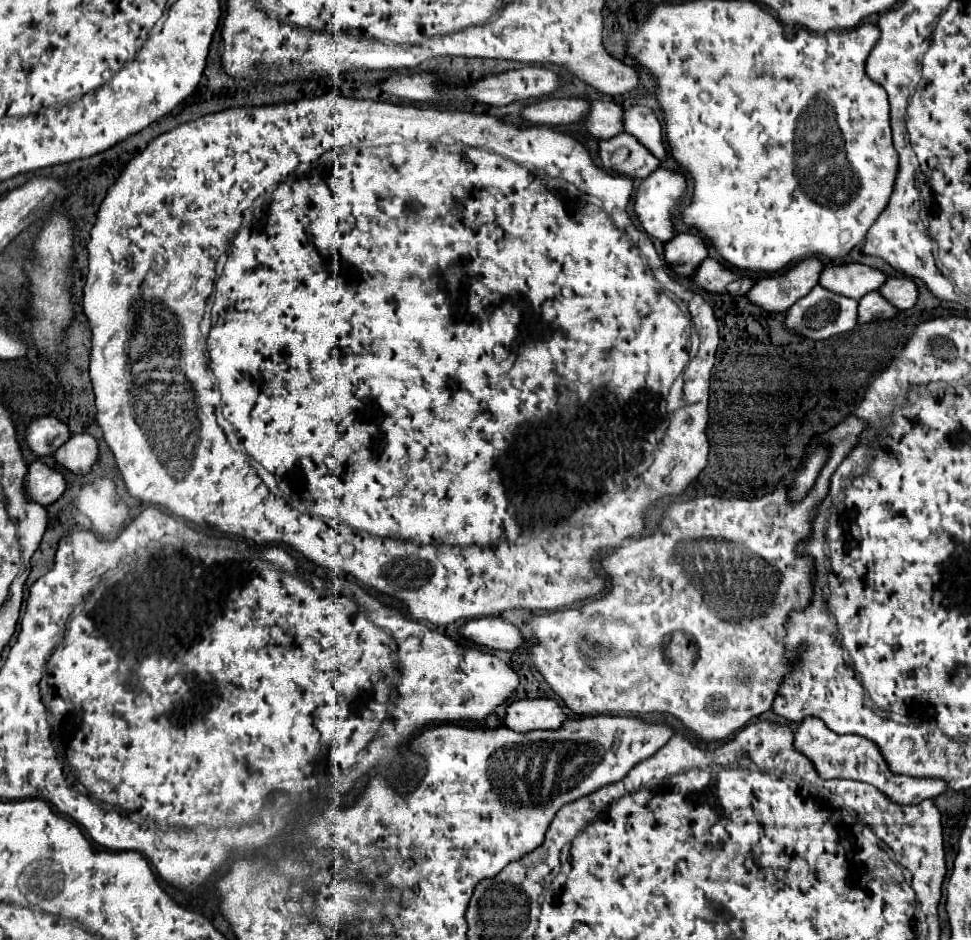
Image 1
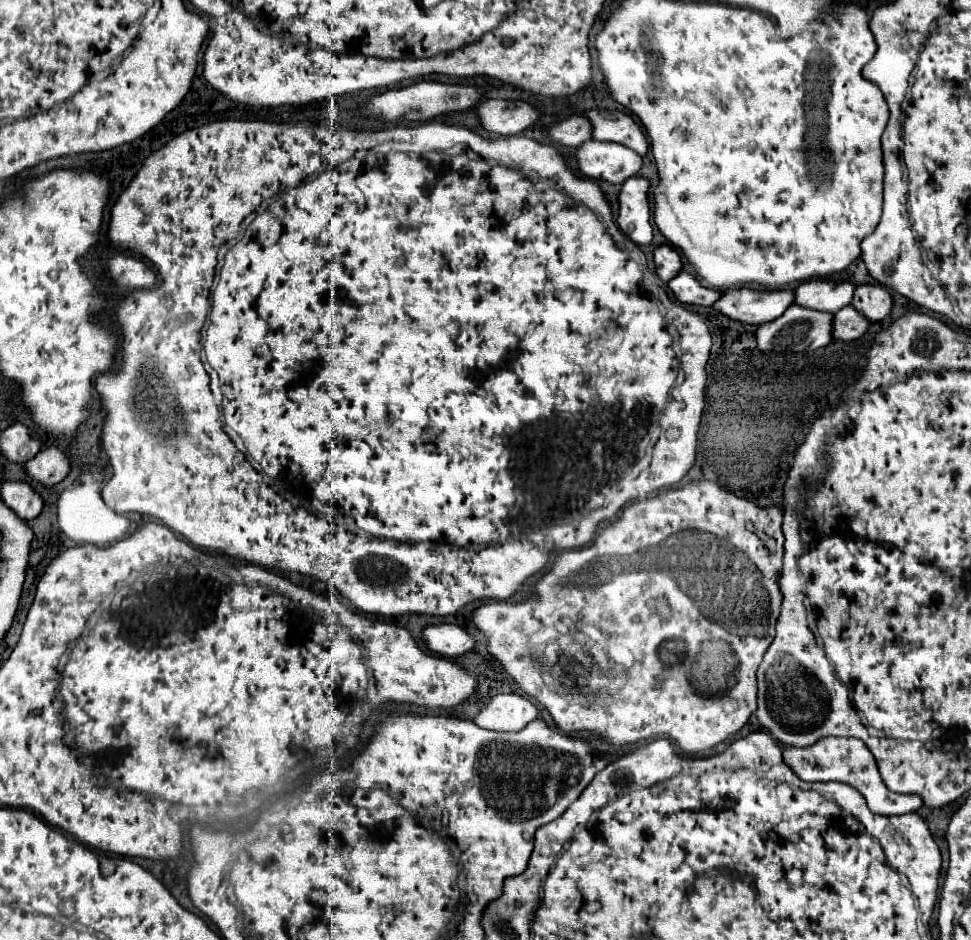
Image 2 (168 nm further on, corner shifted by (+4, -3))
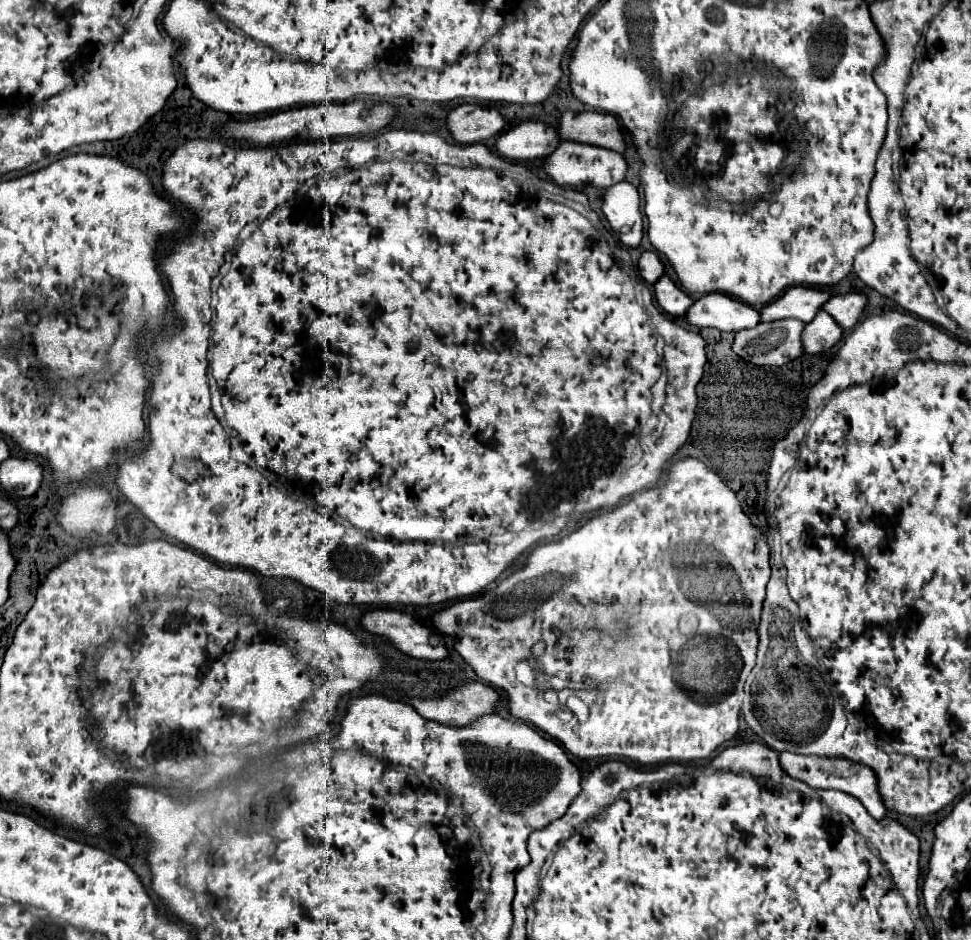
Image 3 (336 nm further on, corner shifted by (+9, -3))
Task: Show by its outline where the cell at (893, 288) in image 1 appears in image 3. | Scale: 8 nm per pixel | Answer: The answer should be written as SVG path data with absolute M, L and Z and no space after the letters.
M851 291L845 295L833 295L823 309L843 327L843 329L853 329L857 321L861 319L863 311L867 307L867 297L863 293Z

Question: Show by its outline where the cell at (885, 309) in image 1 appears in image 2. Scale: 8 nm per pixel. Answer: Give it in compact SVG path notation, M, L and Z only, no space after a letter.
M844 307L838 313L834 313L834 325L832 325L832 337L838 341L854 341L866 333L870 327L870 321L860 315L854 307Z

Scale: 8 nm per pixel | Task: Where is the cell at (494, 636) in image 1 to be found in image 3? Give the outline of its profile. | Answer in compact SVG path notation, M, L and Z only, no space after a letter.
M397 609L367 611L361 617L361 625L375 635L387 637L397 649L411 657L437 661L449 655L445 641L441 641L439 645L431 643L433 629L429 629L427 625L419 623L417 619L403 611Z

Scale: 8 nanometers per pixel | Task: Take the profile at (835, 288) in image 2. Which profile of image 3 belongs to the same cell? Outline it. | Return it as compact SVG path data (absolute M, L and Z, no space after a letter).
M797 285L793 289L787 289L781 297L771 301L769 305L765 305L761 309L761 321L801 319L809 323L823 309L825 301L829 299L831 299L829 291Z

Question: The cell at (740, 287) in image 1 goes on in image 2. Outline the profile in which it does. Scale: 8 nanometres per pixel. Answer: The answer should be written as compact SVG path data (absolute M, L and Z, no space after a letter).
M680 271L670 283L668 283L670 291L674 293L674 297L680 301L680 303L686 303L686 305L702 305L702 307L710 307L718 301L718 297L722 295L720 291L712 291L712 289L706 289L698 283L696 277L688 275L686 271Z

